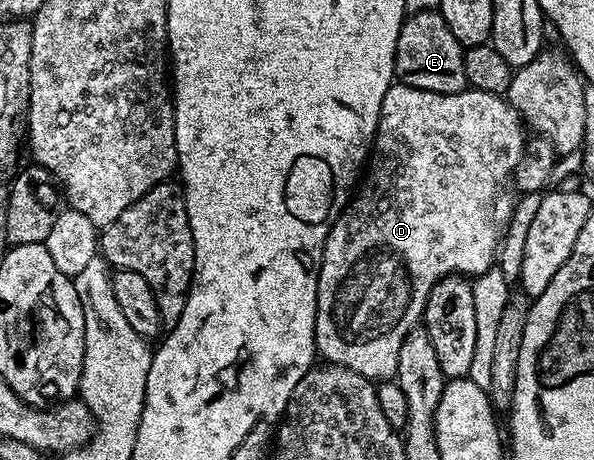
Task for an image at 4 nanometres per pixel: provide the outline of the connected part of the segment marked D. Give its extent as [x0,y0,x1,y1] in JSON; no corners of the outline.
[315,82,527,382]

